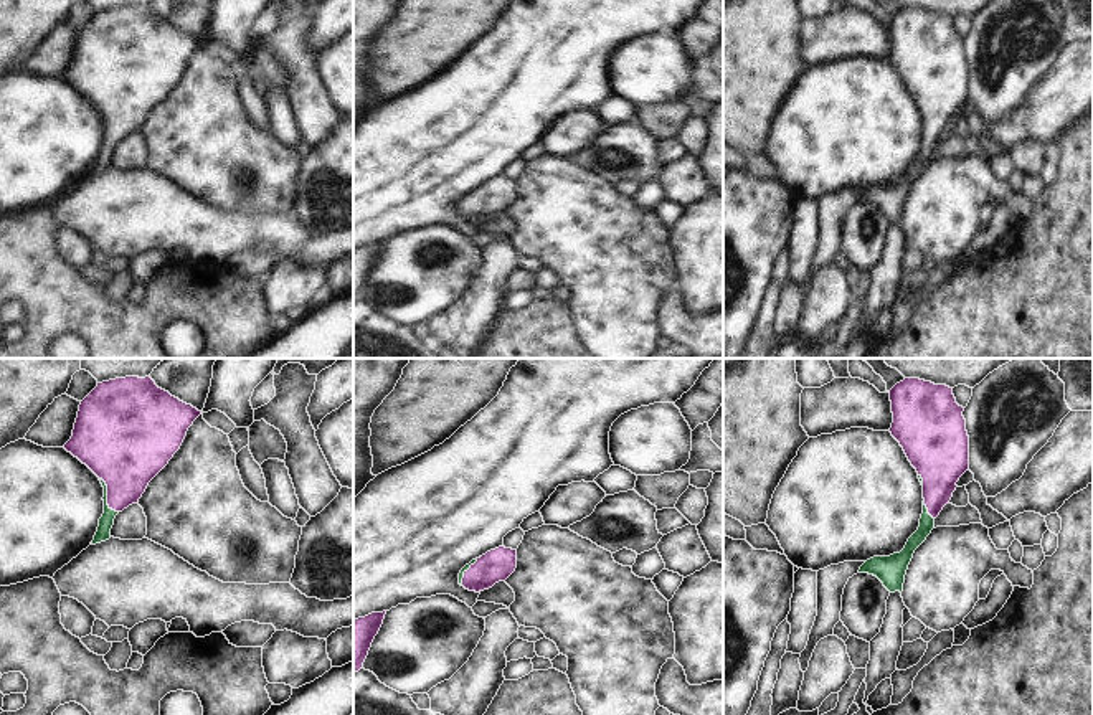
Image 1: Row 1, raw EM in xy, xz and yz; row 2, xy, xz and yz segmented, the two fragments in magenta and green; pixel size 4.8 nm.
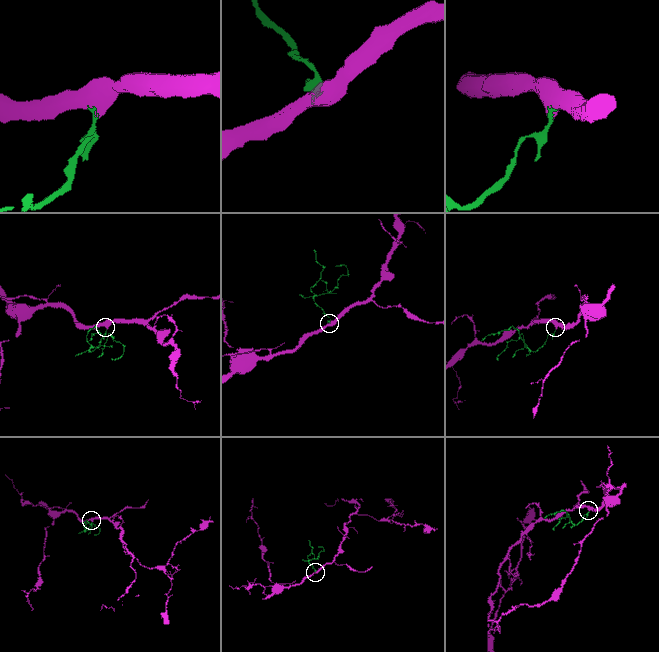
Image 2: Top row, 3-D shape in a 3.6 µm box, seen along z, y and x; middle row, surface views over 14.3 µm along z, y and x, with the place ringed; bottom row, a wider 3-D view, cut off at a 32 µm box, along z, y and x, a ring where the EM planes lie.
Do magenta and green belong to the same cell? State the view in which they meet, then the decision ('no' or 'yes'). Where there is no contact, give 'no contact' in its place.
meets magenta in xy; yes

